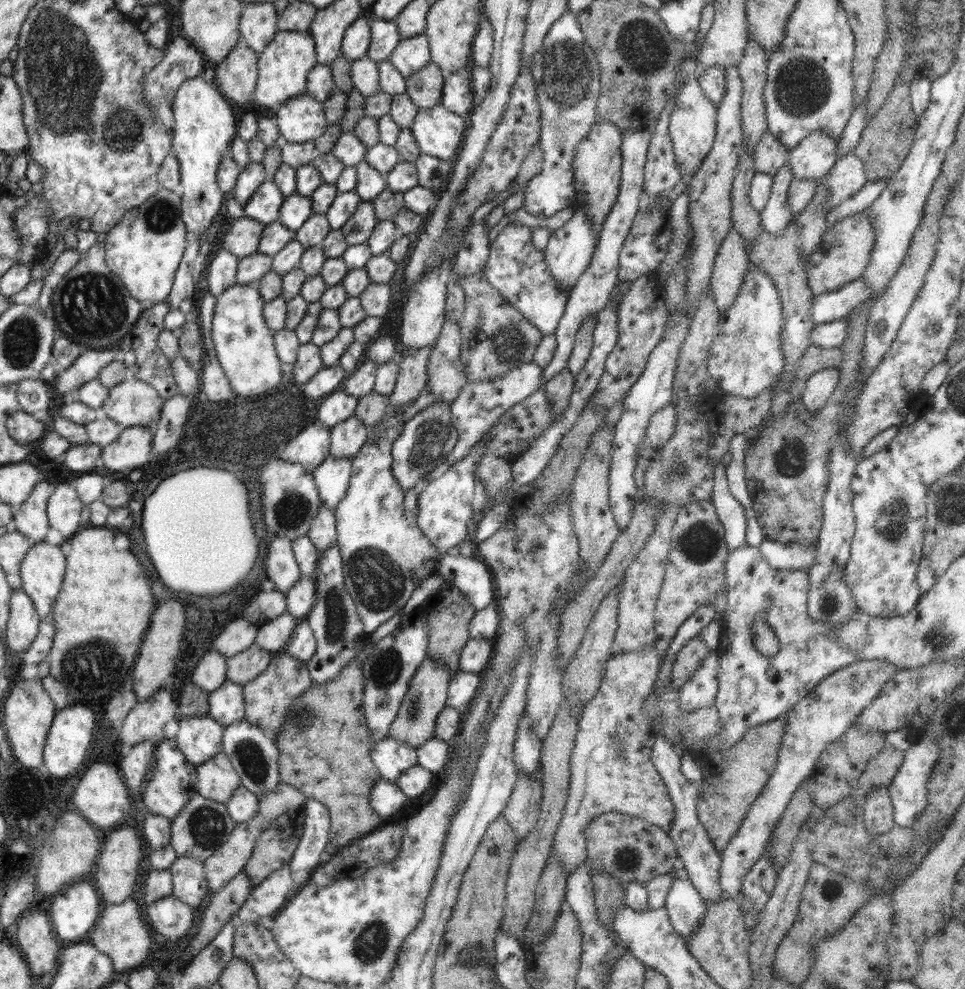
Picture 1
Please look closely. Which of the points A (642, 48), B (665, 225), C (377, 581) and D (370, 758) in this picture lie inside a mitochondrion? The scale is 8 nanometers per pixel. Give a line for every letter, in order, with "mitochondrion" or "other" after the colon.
A: mitochondrion
B: other
C: mitochondrion
D: other

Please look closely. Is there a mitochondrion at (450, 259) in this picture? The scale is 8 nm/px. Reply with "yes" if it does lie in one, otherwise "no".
no

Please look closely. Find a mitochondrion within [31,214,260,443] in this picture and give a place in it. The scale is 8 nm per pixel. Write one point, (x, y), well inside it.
(91, 304)

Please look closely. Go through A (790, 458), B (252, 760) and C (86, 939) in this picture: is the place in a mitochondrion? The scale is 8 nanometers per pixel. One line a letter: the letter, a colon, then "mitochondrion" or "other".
A: mitochondrion
B: mitochondrion
C: other

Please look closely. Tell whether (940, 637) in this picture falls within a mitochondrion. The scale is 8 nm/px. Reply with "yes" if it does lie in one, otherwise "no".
yes

